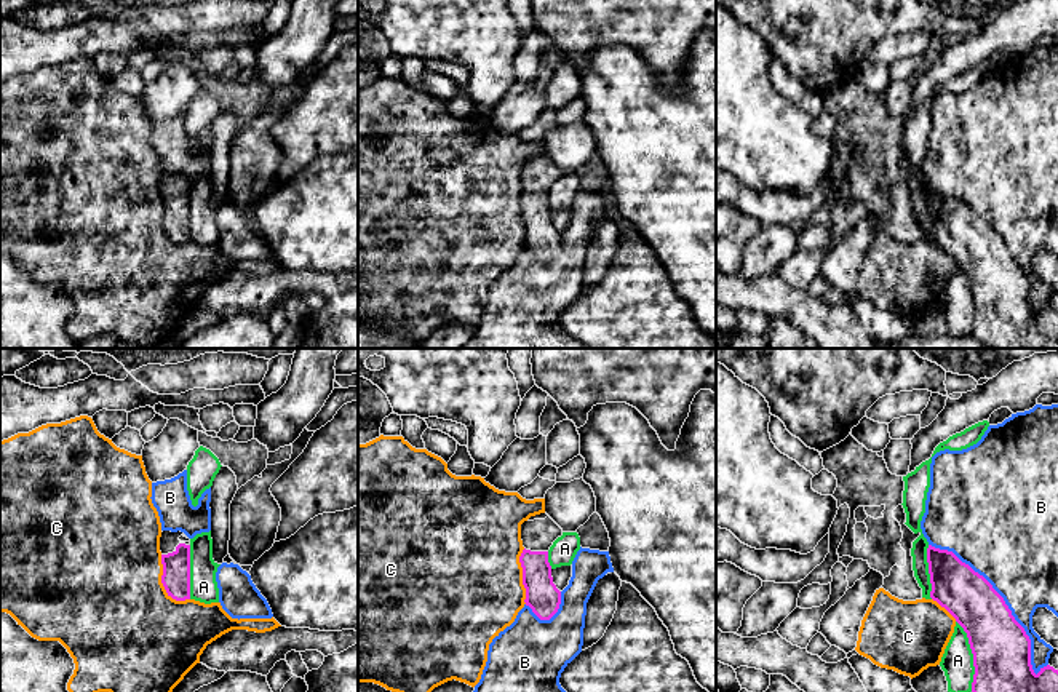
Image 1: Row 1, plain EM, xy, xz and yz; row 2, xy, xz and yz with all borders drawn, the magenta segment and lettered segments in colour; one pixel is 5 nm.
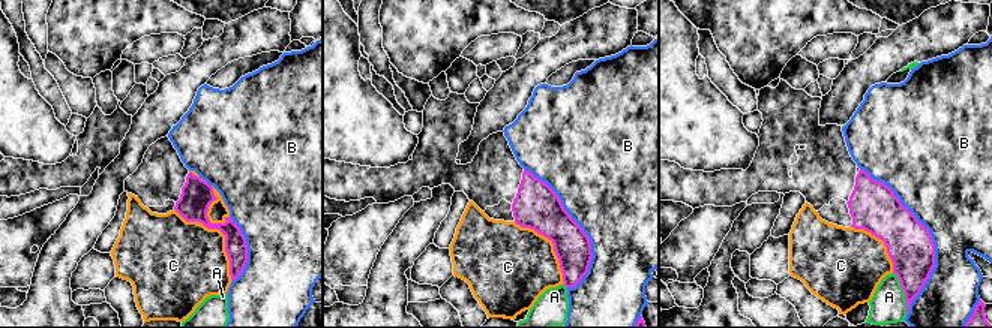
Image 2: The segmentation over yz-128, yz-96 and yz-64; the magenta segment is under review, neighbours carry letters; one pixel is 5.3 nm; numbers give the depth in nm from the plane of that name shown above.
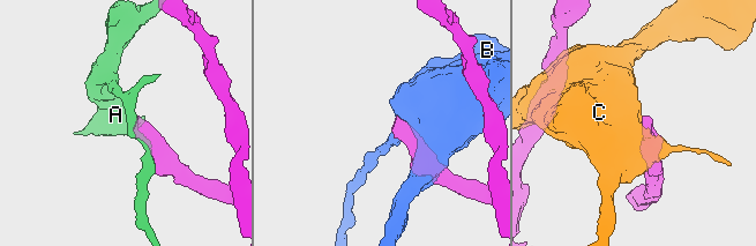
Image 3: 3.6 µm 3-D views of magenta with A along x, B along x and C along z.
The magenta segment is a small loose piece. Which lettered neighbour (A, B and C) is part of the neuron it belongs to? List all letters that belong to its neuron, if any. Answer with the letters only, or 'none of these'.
none of these

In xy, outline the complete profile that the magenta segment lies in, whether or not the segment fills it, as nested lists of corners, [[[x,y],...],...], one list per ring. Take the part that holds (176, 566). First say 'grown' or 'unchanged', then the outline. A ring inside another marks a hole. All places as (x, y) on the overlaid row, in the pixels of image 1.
grown | [[[163,531],[160,537],[161,583],[176,601],[190,599],[190,542],[181,542],[181,535],[187,537],[181,531]]]

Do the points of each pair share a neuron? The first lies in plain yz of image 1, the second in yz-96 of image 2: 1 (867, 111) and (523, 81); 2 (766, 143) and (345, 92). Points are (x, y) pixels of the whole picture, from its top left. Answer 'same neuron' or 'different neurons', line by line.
1: different neurons
2: same neuron

